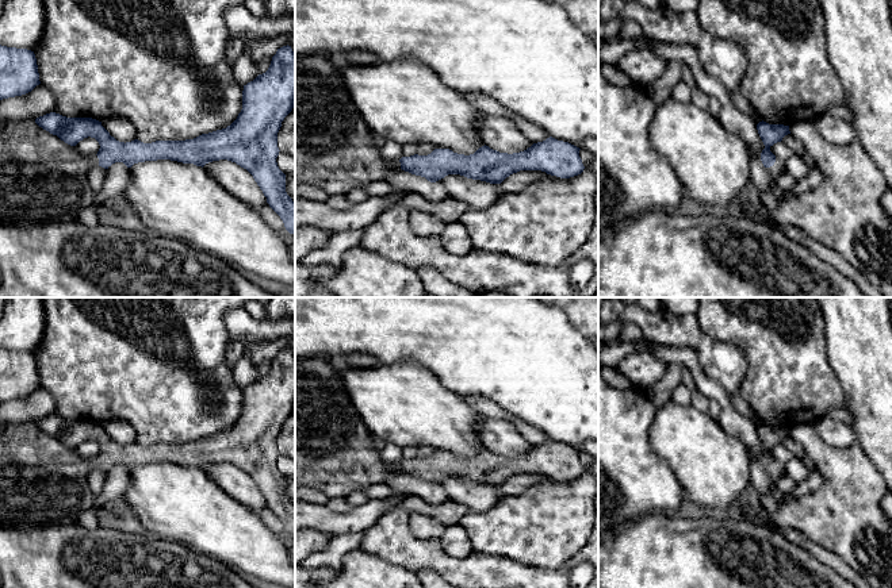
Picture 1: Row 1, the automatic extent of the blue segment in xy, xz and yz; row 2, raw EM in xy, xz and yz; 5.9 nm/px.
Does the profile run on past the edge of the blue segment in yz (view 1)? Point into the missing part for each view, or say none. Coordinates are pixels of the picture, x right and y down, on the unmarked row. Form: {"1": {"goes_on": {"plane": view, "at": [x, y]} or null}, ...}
{"1": {"goes_on": {"plane": "yz", "at": [778, 471]}}}

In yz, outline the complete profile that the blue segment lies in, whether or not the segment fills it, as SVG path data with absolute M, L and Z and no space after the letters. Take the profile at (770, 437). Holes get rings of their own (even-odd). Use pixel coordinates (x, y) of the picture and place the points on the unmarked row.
M762 423L757 427L757 433L758 433L758 437L759 437L763 447L765 447L765 451L761 456L761 464L763 466L763 469L767 472L772 481L776 483L786 474L786 469L785 469L785 465L778 462L770 454L770 450L774 446L781 445L785 438L790 437L789 428L769 427Z

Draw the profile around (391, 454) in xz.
M387 443L382 450L380 456L383 461L390 466L397 466L402 458L402 449L397 445Z

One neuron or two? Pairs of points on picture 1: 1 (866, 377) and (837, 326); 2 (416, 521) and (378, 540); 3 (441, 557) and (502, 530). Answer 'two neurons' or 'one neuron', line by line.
1: one neuron
2: two neurons
3: two neurons

